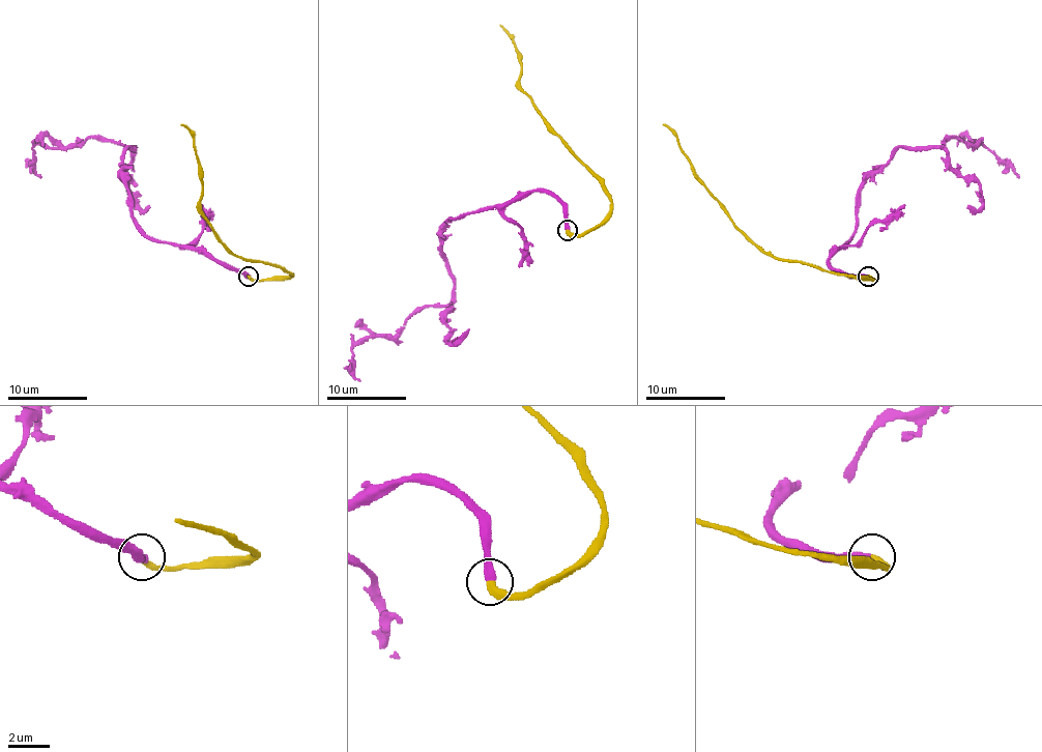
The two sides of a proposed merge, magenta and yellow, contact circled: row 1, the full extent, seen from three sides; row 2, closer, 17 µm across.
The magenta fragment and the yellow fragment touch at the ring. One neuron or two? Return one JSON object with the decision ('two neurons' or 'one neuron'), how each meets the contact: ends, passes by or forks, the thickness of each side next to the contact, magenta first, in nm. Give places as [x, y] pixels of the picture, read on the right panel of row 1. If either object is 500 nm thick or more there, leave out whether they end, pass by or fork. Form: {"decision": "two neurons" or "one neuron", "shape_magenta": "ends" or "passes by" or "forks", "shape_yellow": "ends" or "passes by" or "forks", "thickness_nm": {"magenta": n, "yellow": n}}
{"decision": "one neuron", "shape_magenta": "ends", "shape_yellow": "ends", "thickness_nm": {"magenta": 400, "yellow": 380}}

